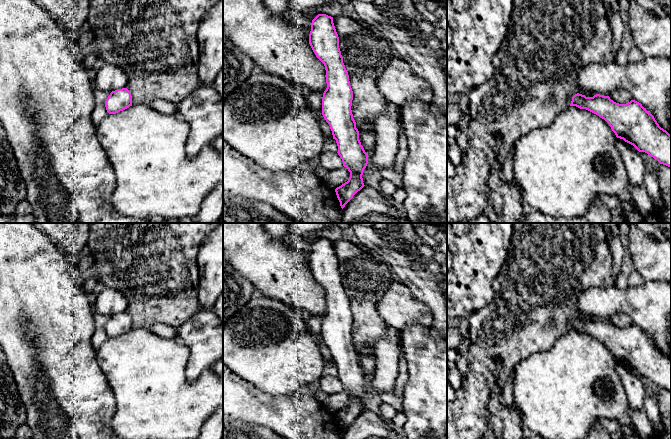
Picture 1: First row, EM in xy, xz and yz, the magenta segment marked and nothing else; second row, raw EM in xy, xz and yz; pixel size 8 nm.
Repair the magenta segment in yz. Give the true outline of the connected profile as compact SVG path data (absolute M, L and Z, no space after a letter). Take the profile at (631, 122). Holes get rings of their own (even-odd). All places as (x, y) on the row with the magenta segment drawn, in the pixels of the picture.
M577 93L572 97L570 106L598 115L609 124L617 138L671 168L671 135L659 126L641 103L631 100L619 104L609 96L596 94L586 97Z

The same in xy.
M127 88L112 91L105 101L109 114L116 114L132 106L132 96Z

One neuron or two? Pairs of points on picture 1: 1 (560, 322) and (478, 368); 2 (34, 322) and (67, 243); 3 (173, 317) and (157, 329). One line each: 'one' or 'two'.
1: one
2: two
3: two

